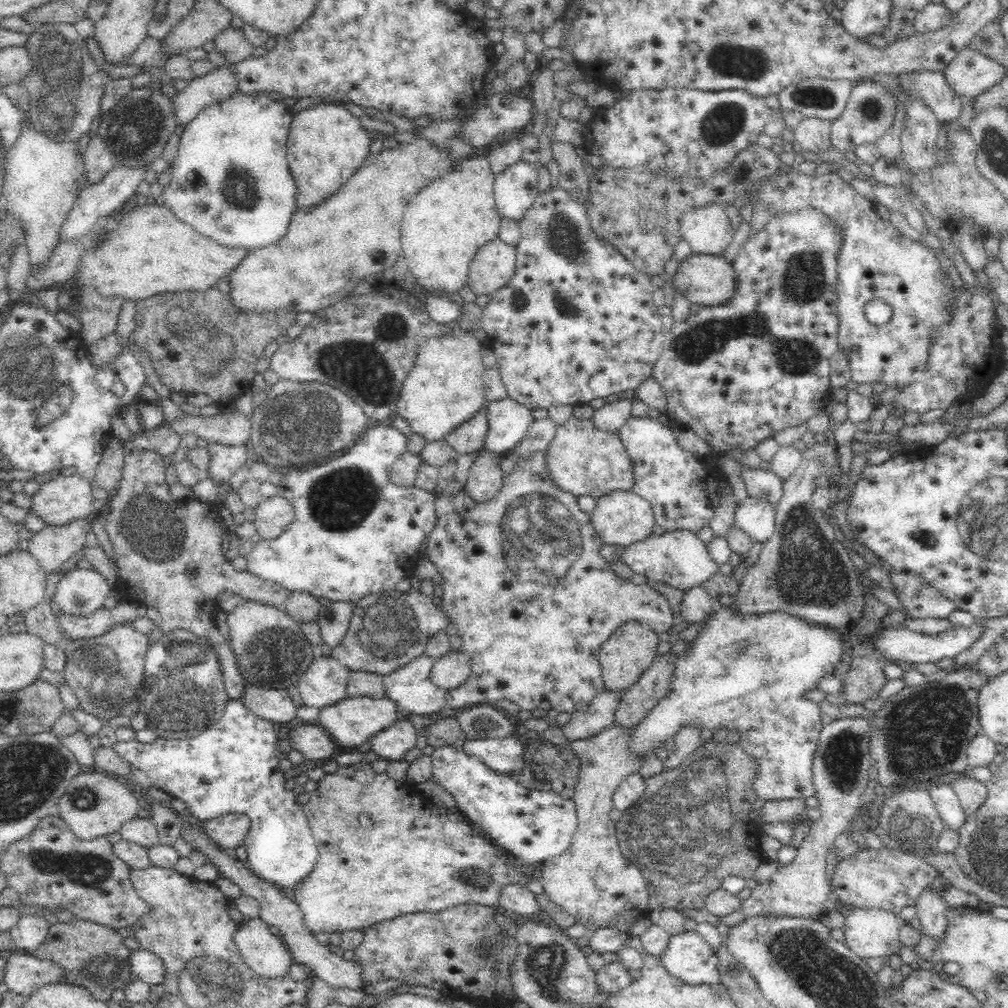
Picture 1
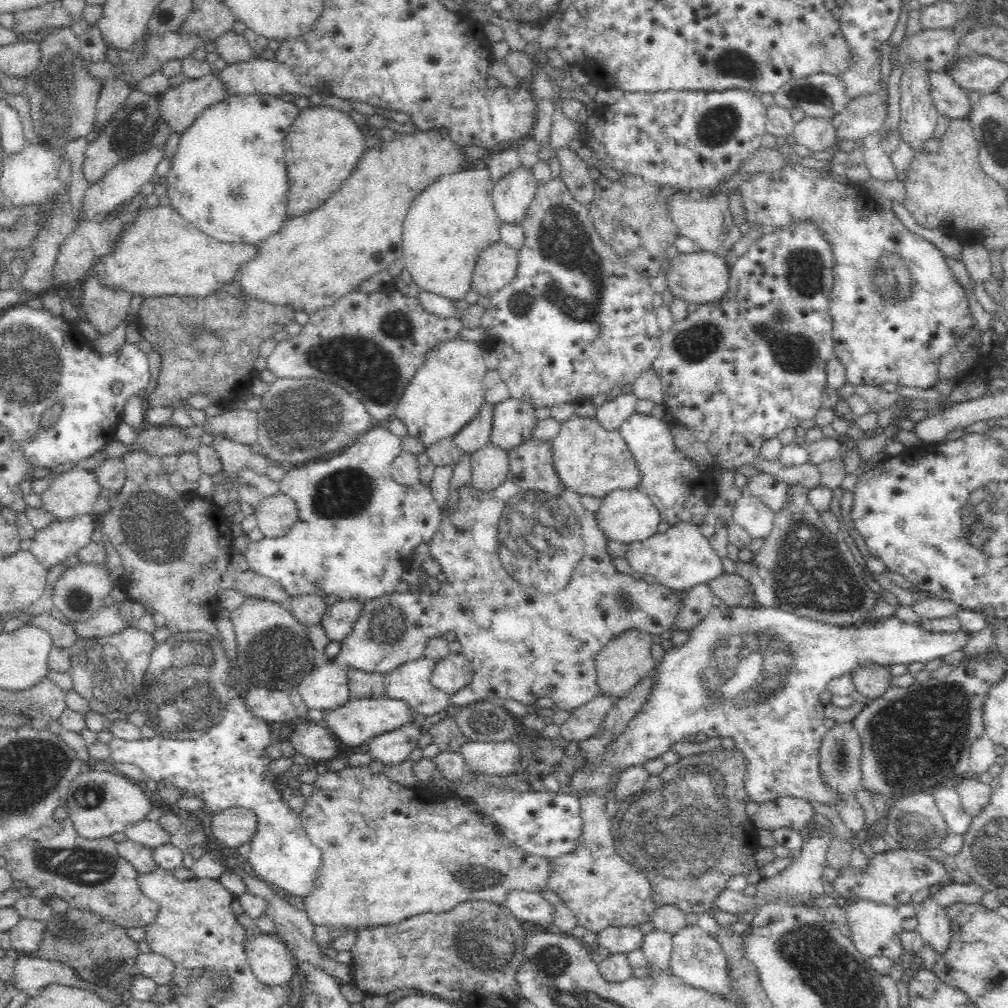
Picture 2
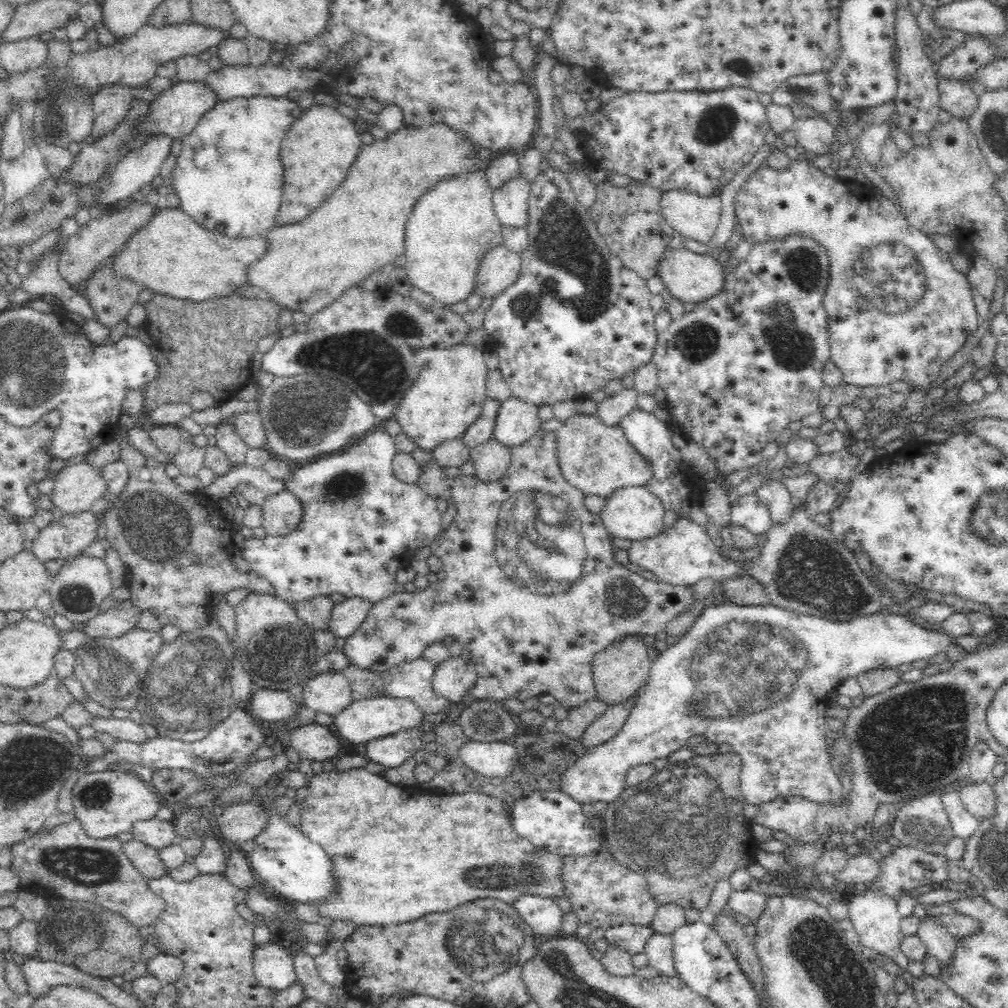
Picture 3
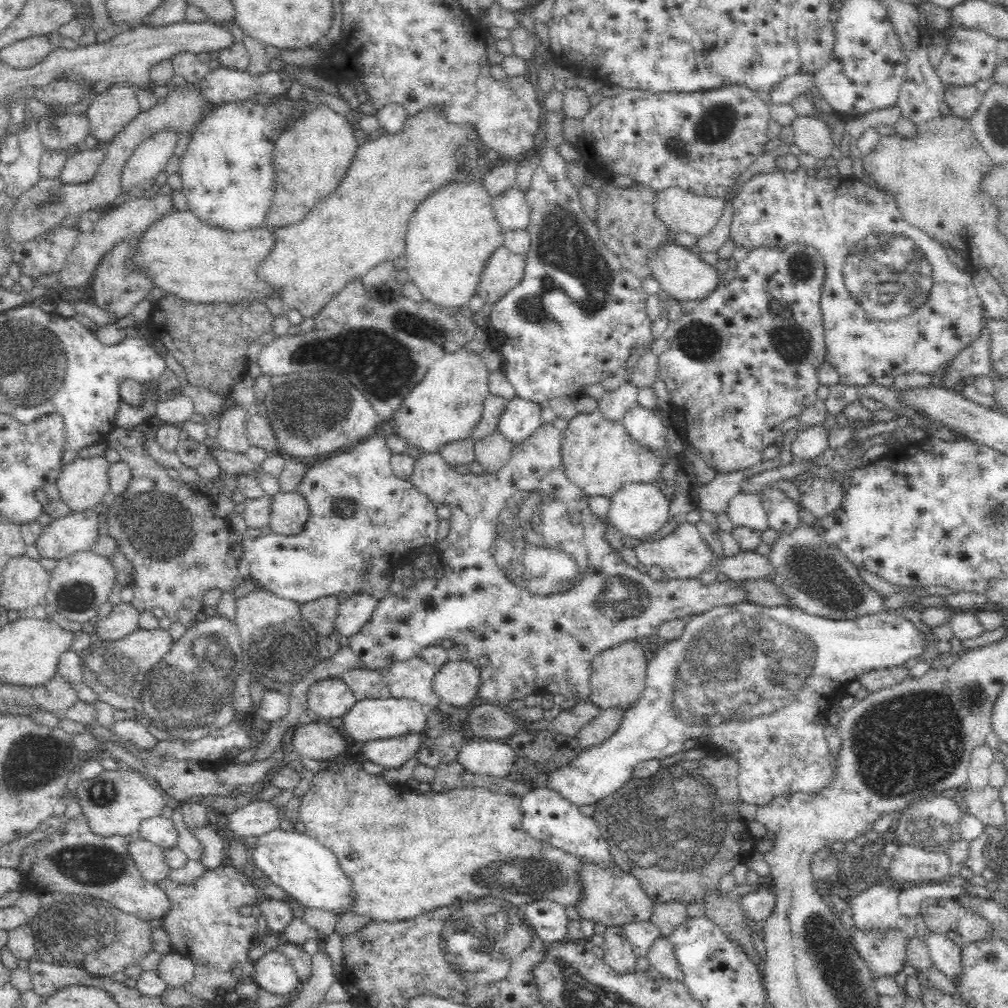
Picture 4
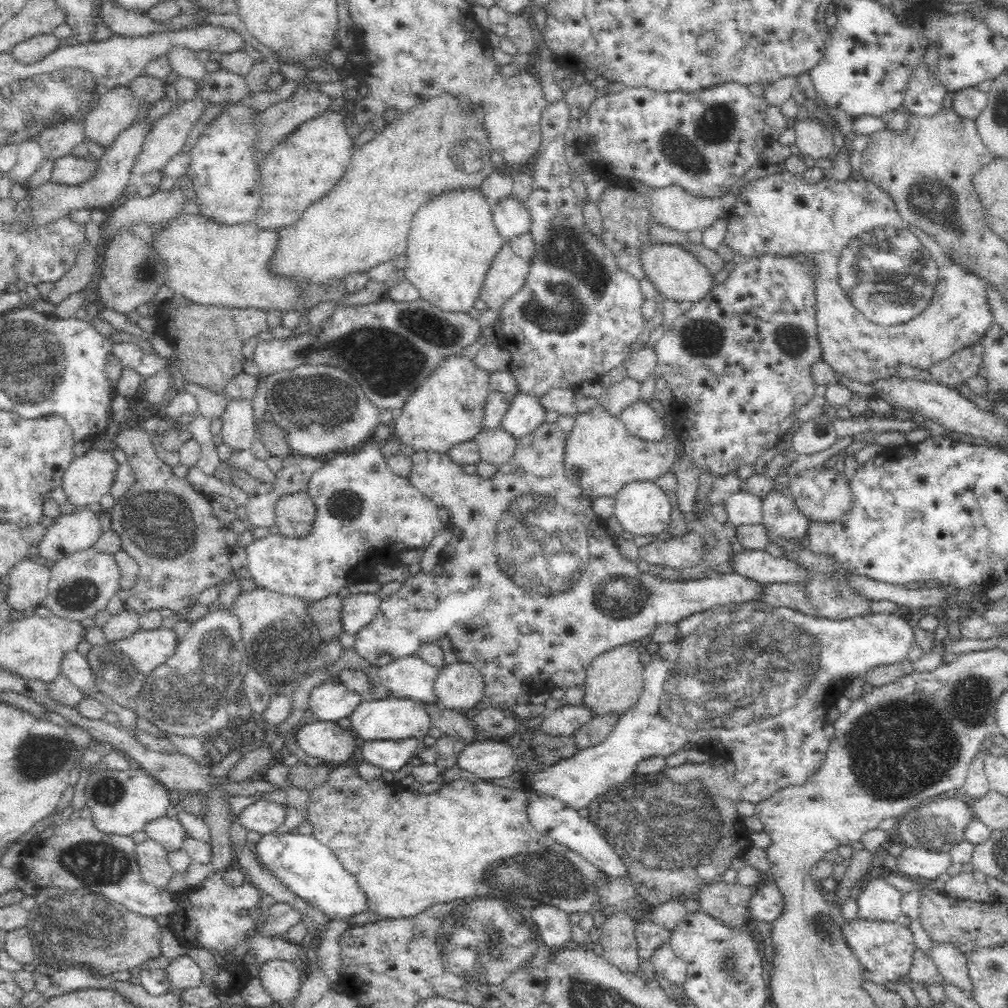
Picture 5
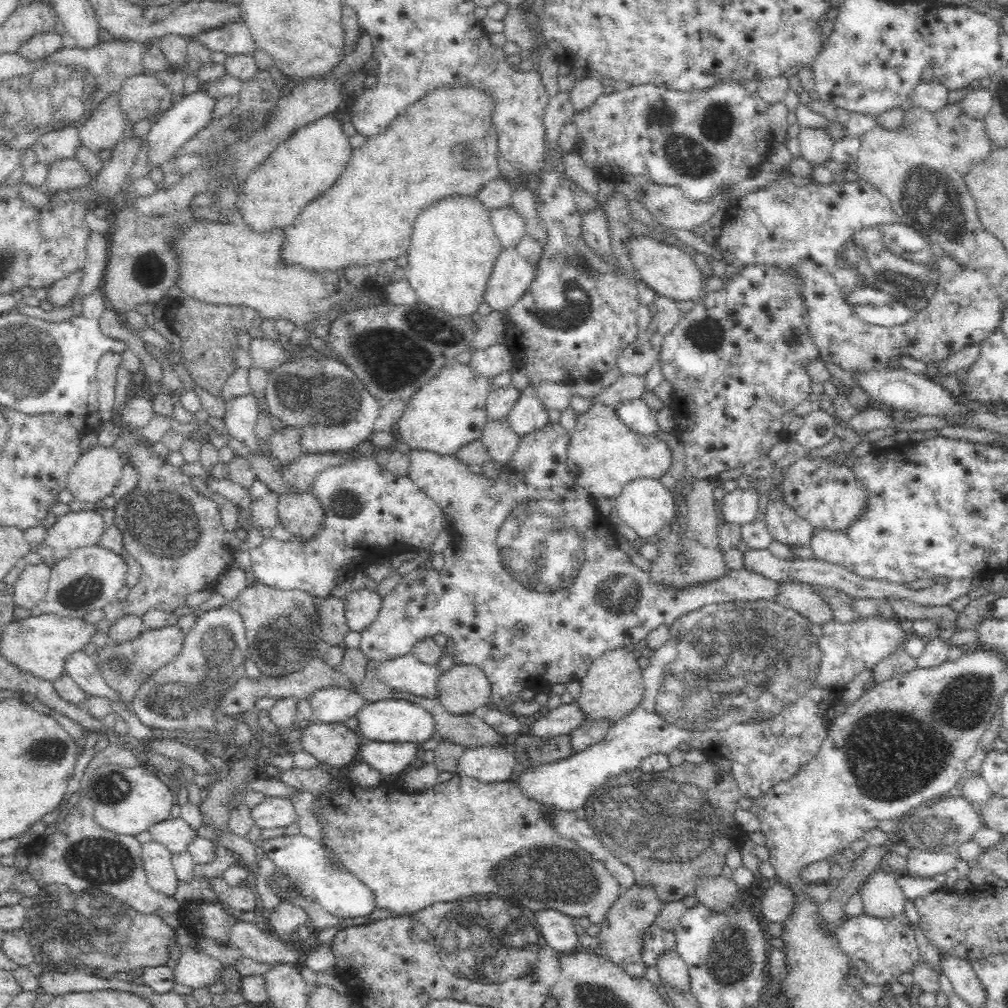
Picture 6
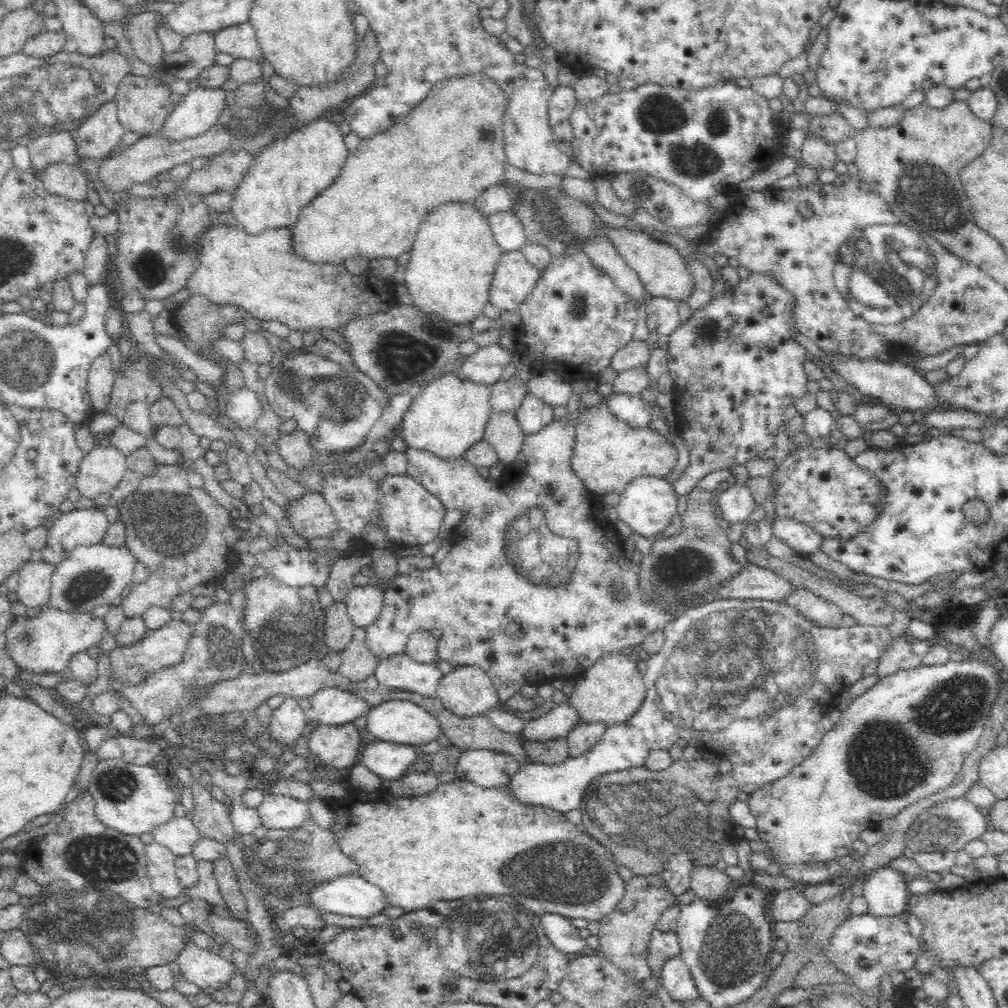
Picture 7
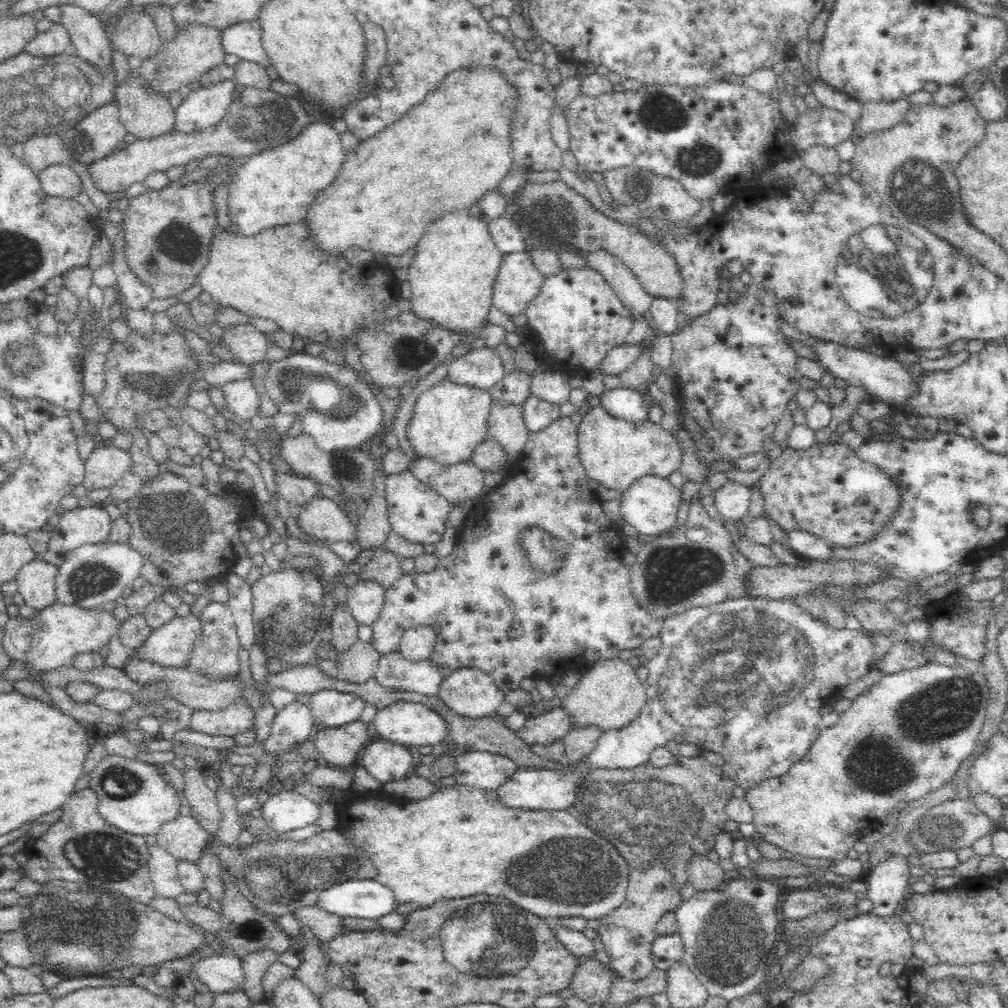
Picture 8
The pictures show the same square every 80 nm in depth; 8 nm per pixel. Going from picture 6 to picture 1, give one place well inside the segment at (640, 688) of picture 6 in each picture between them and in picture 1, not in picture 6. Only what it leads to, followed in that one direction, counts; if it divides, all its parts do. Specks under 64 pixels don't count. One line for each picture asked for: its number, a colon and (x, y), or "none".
1: (631, 648)
2: (626, 659)
3: (621, 669)
4: (617, 678)
5: (614, 682)

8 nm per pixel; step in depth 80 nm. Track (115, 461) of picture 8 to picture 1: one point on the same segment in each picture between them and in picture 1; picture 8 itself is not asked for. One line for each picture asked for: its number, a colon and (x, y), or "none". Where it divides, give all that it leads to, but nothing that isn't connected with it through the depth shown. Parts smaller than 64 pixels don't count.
1: (65, 498)
2: (71, 494)
3: (77, 487)
4: (83, 483)
5: (89, 478)
6: (94, 476)
7: (101, 469)

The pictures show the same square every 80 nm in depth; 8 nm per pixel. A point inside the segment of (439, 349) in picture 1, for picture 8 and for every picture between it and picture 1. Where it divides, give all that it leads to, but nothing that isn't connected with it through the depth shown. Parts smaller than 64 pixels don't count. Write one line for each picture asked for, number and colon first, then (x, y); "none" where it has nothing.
2: (446, 392)
3: (447, 396)
4: (447, 403)
5: (447, 409)
6: (449, 411)
7: (446, 416)
8: (450, 419)

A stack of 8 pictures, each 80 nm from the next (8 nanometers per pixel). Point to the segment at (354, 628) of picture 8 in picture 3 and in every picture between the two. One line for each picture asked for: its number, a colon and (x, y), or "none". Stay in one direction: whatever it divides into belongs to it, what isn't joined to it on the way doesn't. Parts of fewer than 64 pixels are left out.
3: (315, 612)
4: (320, 613)
5: (325, 613)
6: (332, 618)
7: (338, 628)

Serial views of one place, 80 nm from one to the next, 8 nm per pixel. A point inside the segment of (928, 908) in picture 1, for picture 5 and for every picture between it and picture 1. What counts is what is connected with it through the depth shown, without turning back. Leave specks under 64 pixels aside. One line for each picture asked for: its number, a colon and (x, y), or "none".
2: (934, 926)
3: (939, 942)
4: (946, 955)
5: (951, 963)

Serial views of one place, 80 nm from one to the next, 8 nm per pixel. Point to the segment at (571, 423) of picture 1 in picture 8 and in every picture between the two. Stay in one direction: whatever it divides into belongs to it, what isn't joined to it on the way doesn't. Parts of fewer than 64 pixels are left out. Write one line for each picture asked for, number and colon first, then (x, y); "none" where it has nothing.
2: (589, 460)
3: (597, 459)
4: (598, 456)
5: (600, 456)
6: (603, 455)
7: (607, 454)
8: (614, 452)

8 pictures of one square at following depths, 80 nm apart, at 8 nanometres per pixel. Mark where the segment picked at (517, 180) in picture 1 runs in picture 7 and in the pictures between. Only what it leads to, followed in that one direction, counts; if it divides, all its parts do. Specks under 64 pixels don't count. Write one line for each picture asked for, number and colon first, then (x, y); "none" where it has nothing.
2: (512, 194)
3: (511, 200)
4: (511, 210)
5: (511, 216)
6: (509, 226)
7: (508, 231)

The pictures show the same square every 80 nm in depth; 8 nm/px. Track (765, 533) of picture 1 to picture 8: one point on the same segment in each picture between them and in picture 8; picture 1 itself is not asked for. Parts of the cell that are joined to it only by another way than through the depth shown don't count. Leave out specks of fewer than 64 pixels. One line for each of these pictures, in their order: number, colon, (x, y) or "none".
2: (757, 519)
3: (750, 513)
4: (746, 510)
5: (744, 508)
6: (741, 507)
7: (736, 504)
8: (732, 500)

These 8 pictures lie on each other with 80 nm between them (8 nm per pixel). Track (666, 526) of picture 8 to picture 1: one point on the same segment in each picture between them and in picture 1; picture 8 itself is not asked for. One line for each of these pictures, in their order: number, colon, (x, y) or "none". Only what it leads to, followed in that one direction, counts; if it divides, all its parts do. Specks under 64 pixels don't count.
1: (620, 518)
2: (625, 516)
3: (633, 513)
4: (637, 510)
5: (642, 509)
6: (645, 505)
7: (648, 504)

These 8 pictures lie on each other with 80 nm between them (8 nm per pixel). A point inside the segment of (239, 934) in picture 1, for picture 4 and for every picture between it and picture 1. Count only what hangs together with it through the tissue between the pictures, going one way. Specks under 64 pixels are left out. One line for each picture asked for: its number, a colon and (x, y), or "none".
2: (270, 960)
3: (273, 966)
4: (273, 972)

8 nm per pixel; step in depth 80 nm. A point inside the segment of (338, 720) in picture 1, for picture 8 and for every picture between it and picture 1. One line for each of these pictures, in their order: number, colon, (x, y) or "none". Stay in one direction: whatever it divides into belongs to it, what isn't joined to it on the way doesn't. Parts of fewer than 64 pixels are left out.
2: (358, 720)
3: (365, 719)
4: (368, 719)
5: (391, 718)
6: (392, 720)
7: (404, 722)
8: (408, 723)

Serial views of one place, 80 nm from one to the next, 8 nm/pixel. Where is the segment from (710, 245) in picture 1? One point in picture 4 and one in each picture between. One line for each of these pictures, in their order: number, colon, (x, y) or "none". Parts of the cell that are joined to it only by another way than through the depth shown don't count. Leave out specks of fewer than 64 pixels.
2: (702, 221)
3: (691, 215)
4: (682, 211)

